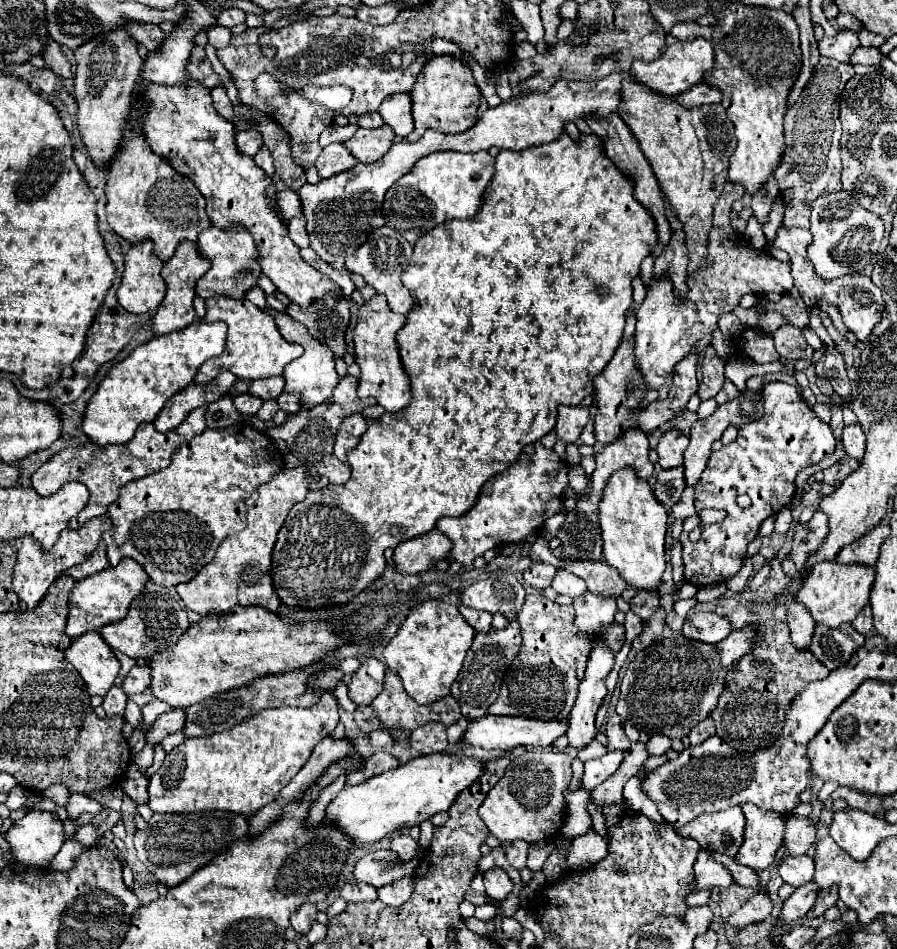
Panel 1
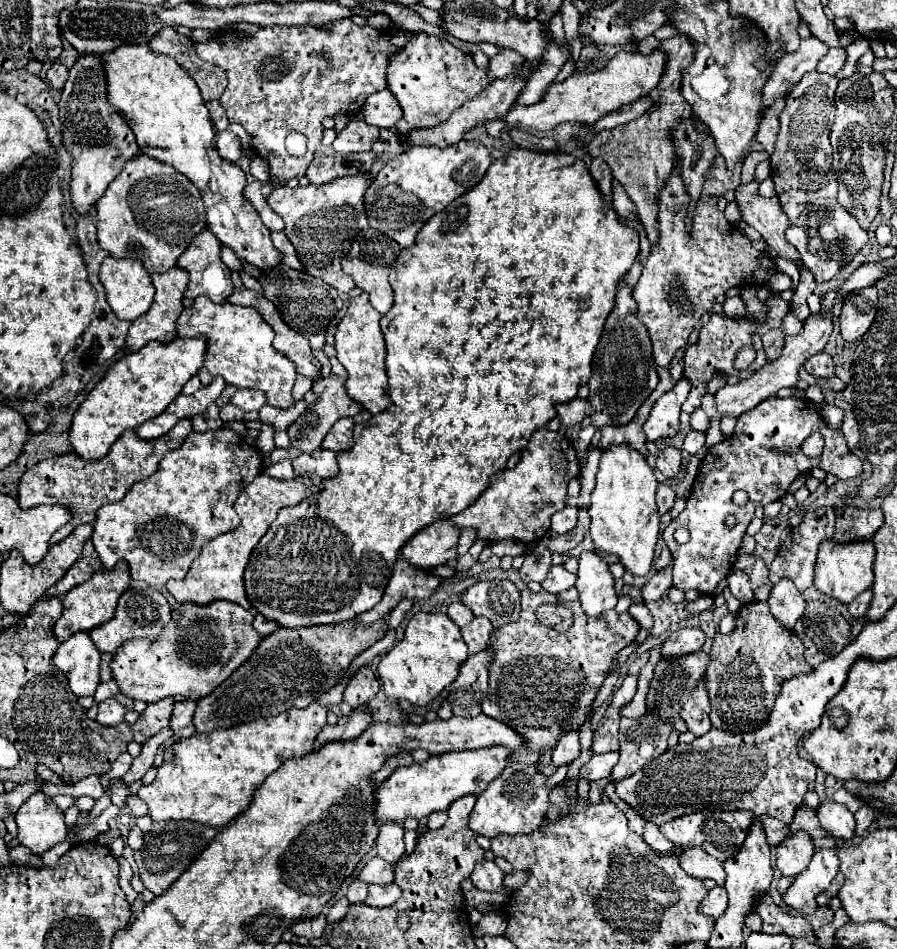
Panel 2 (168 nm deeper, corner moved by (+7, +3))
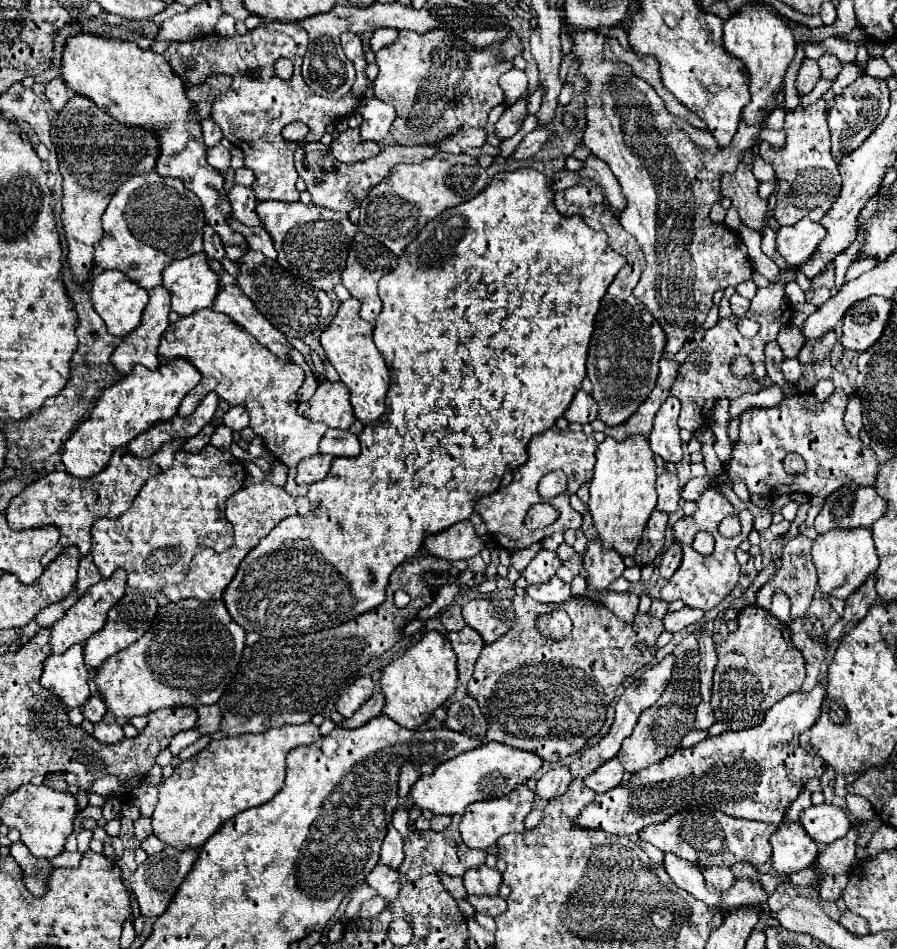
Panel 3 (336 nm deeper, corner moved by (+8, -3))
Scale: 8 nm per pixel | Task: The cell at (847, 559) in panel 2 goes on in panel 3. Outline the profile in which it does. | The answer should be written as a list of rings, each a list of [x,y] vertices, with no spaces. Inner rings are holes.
[[[852,528],[852,530],[832,530],[820,534],[812,546],[812,558],[818,570],[820,590],[838,600],[846,600],[854,594],[866,578],[878,570],[878,556],[872,540],[870,528]]]

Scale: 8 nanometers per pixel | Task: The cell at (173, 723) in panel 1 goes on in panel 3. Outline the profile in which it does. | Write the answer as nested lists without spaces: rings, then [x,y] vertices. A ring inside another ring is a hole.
[[[216,704],[212,706],[198,706],[198,722],[196,722],[196,730],[204,736],[204,734],[212,734],[218,730],[220,724],[220,708]]]

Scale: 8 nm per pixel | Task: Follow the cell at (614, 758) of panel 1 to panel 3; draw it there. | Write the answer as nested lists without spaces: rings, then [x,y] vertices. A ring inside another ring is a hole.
[[[612,758],[612,760],[604,762],[604,766],[600,766],[596,772],[592,772],[592,774],[584,780],[584,784],[586,784],[588,788],[592,788],[594,792],[602,794],[602,792],[618,786],[620,780],[622,780],[622,776],[624,776],[624,768],[620,766],[620,762],[618,762],[616,758]]]

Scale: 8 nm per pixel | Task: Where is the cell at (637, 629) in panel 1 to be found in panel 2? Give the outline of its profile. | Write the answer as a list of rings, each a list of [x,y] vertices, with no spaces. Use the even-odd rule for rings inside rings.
[[[639,602],[639,604],[631,604],[629,614],[641,624],[643,630],[651,630],[651,628],[653,628],[653,616],[651,616],[651,612],[647,610],[645,604],[641,604],[641,602]]]

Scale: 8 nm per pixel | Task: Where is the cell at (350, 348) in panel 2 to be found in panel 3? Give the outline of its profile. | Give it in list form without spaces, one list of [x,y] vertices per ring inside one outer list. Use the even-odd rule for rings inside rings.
[[[356,298],[344,300],[338,308],[338,314],[330,322],[328,330],[320,336],[320,344],[324,346],[330,364],[340,374],[340,380],[350,390],[350,404],[354,408],[354,416],[362,424],[370,424],[378,420],[386,410],[384,398],[386,390],[390,388],[390,372],[386,368],[380,350],[372,340],[372,324],[364,322],[358,312],[360,312],[360,300]]]

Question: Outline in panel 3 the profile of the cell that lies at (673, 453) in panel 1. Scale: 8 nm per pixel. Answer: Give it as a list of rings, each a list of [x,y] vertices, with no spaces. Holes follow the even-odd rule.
[[[662,472],[656,480],[656,492],[658,492],[658,510],[662,512],[674,512],[680,504],[680,486],[678,476],[672,472]]]

